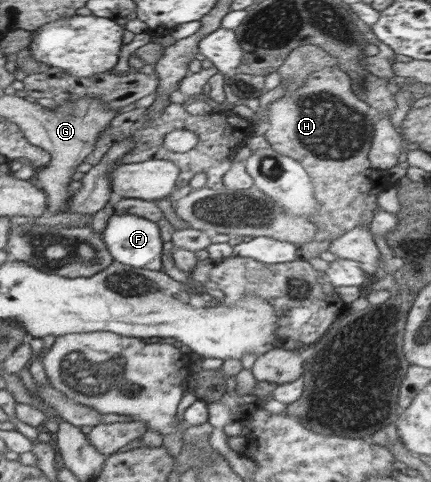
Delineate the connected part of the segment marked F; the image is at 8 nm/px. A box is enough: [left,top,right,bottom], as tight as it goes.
[102,211,168,271]

